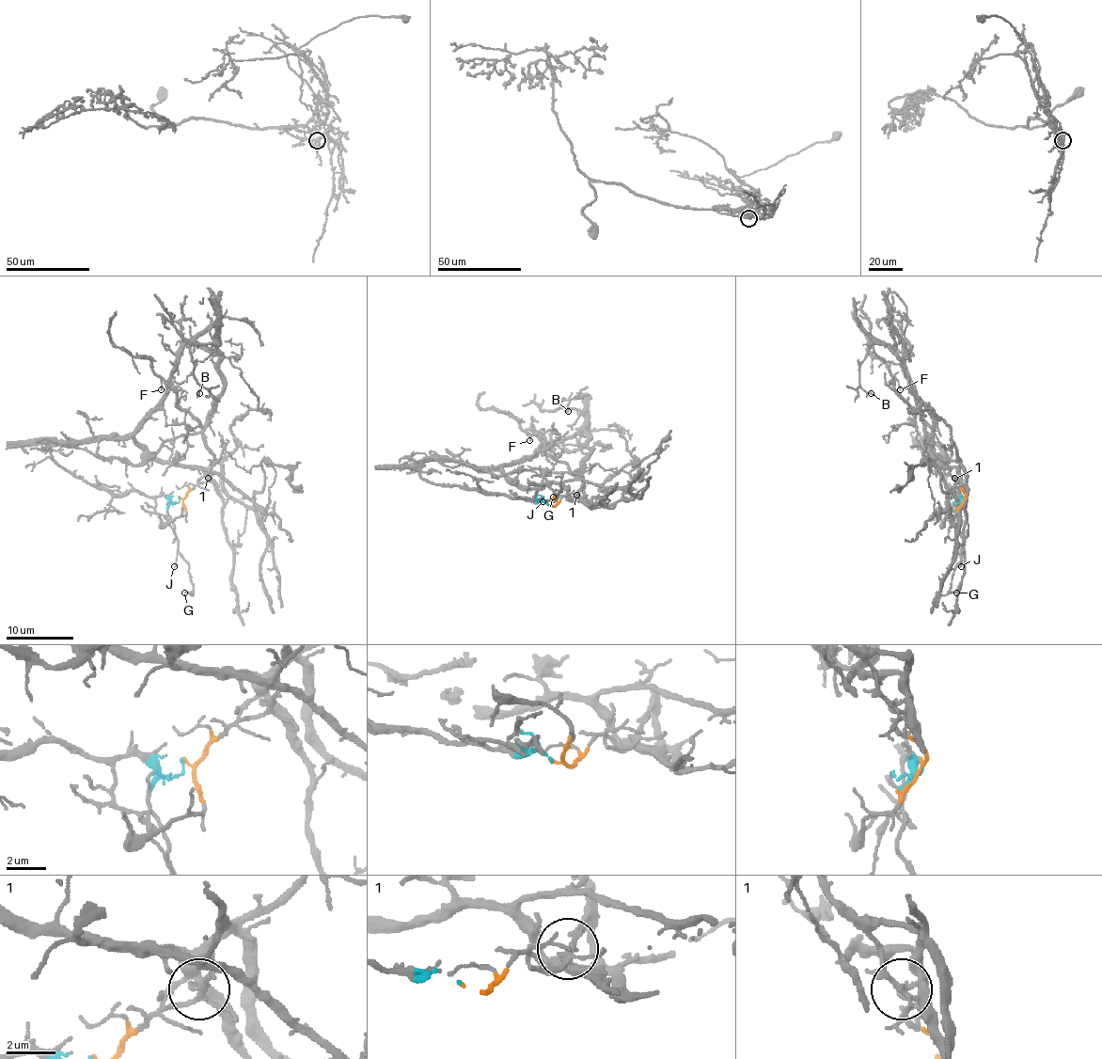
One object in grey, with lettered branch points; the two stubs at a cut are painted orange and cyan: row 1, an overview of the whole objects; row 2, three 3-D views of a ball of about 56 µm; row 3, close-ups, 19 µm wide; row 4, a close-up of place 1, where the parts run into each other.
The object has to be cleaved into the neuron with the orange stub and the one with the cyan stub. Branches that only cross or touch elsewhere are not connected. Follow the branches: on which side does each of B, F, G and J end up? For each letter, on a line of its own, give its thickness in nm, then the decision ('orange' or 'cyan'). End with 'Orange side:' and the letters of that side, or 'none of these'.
B: 160 nm thick; orange
F: 90 nm thick; orange
G: 140 nm thick; cyan
J: 100 nm thick; cyan
Orange side: B, F

